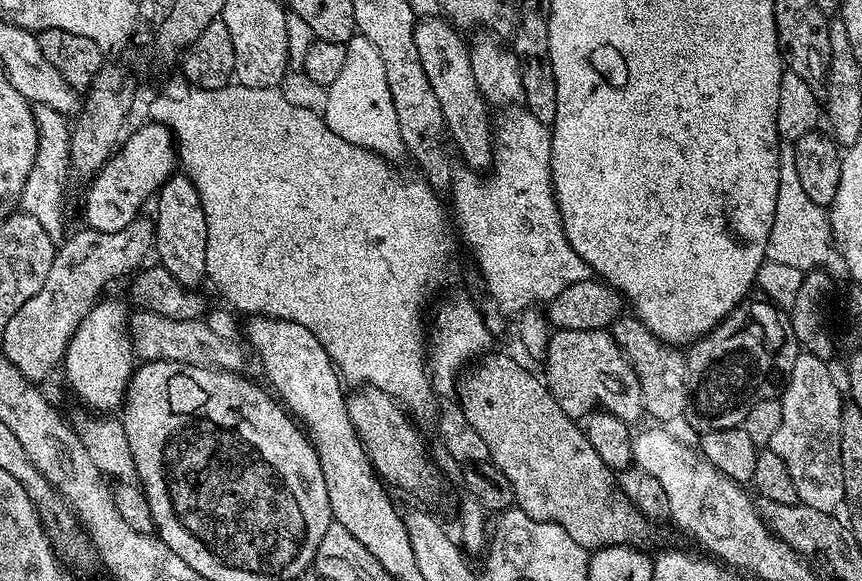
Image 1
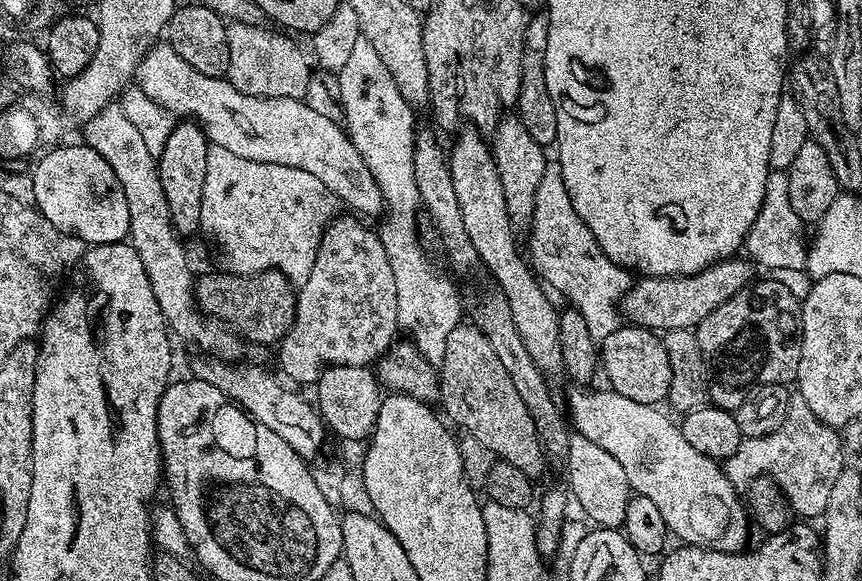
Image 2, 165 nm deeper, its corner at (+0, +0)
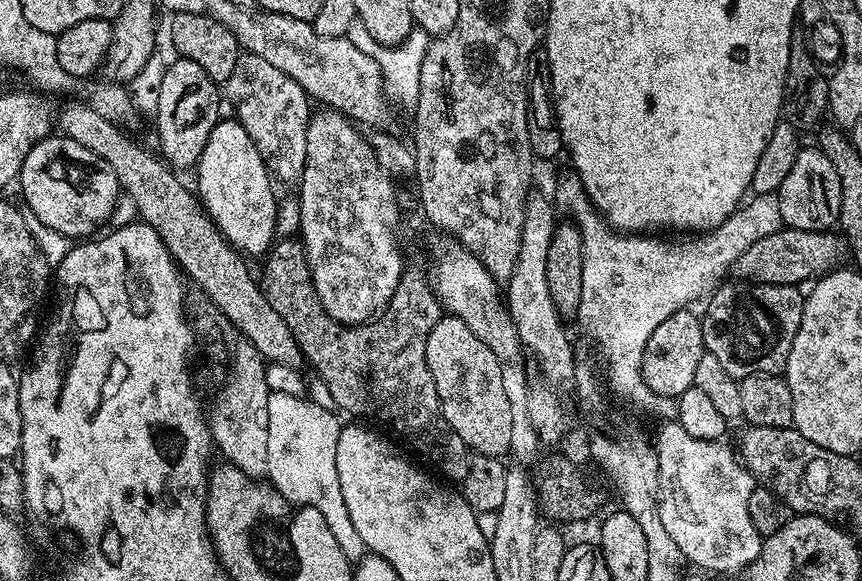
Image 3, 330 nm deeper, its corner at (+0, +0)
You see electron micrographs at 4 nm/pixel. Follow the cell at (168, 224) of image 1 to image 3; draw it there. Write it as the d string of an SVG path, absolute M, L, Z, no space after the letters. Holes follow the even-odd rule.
M176 58L169 63L168 69L164 71L162 86L158 90L158 106L154 119L156 136L160 139L159 151L173 169L191 169L199 163L202 150L217 120L222 116L220 100L222 104L221 89L209 78L206 70L198 66L198 62Z

